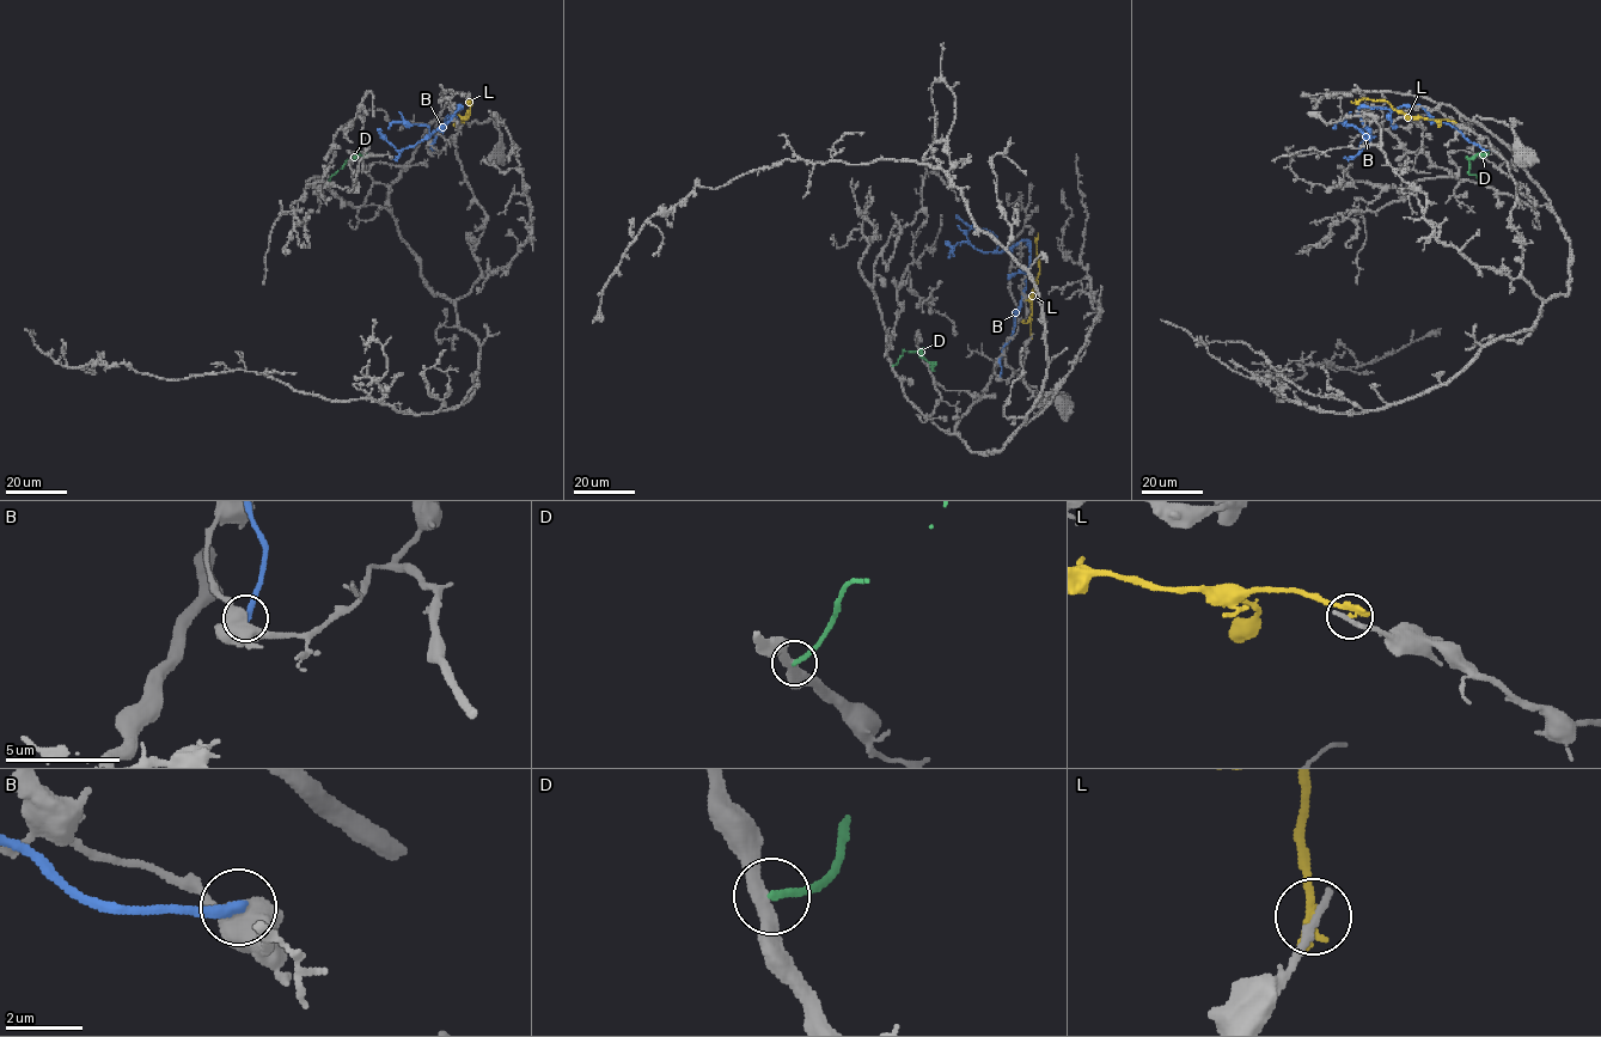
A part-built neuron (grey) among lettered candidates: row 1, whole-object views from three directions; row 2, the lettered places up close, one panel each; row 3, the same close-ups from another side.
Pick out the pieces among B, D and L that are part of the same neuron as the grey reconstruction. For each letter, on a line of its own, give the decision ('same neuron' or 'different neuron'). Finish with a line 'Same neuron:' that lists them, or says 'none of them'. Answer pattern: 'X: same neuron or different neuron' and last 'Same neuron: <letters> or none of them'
B: different neuron
D: different neuron
L: different neuron
Same neuron: none of them

